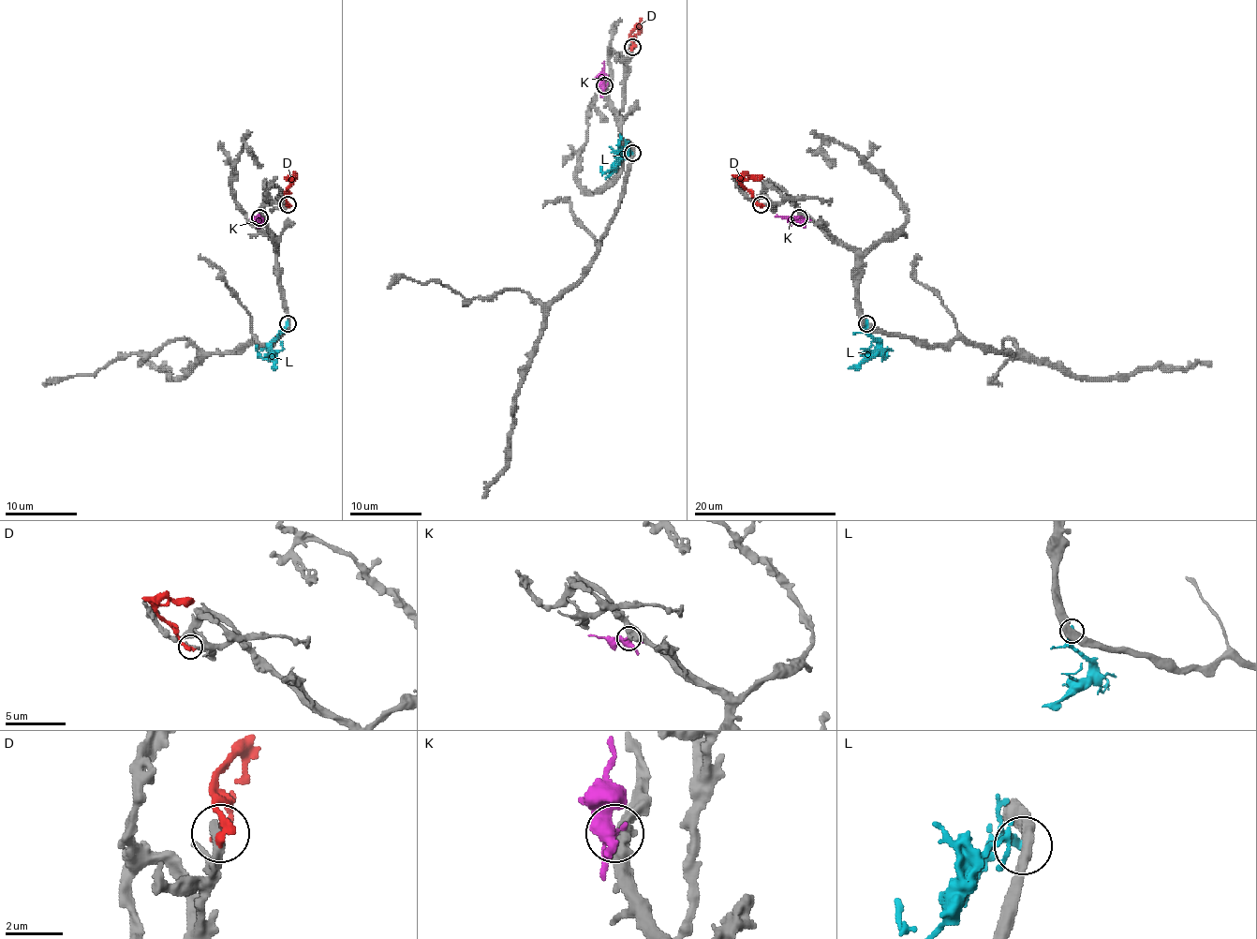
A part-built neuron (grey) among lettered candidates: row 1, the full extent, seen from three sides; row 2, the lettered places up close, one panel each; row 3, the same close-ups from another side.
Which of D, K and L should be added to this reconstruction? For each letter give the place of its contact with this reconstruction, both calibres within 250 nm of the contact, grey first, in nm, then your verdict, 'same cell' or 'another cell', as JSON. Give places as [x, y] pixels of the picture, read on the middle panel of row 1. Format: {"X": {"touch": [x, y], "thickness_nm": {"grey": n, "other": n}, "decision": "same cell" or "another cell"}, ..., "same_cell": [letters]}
{"D": {"touch": [632, 47], "thickness_nm": {"grey": 280, "other": 320}, "decision": "another cell"}, "K": {"touch": [604, 85], "thickness_nm": {"grey": 500, "other": 400}, "decision": "another cell"}, "L": {"touch": [632, 153], "thickness_nm": {"grey": 480, "other": 280}, "decision": "another cell"}, "same_cell": []}

